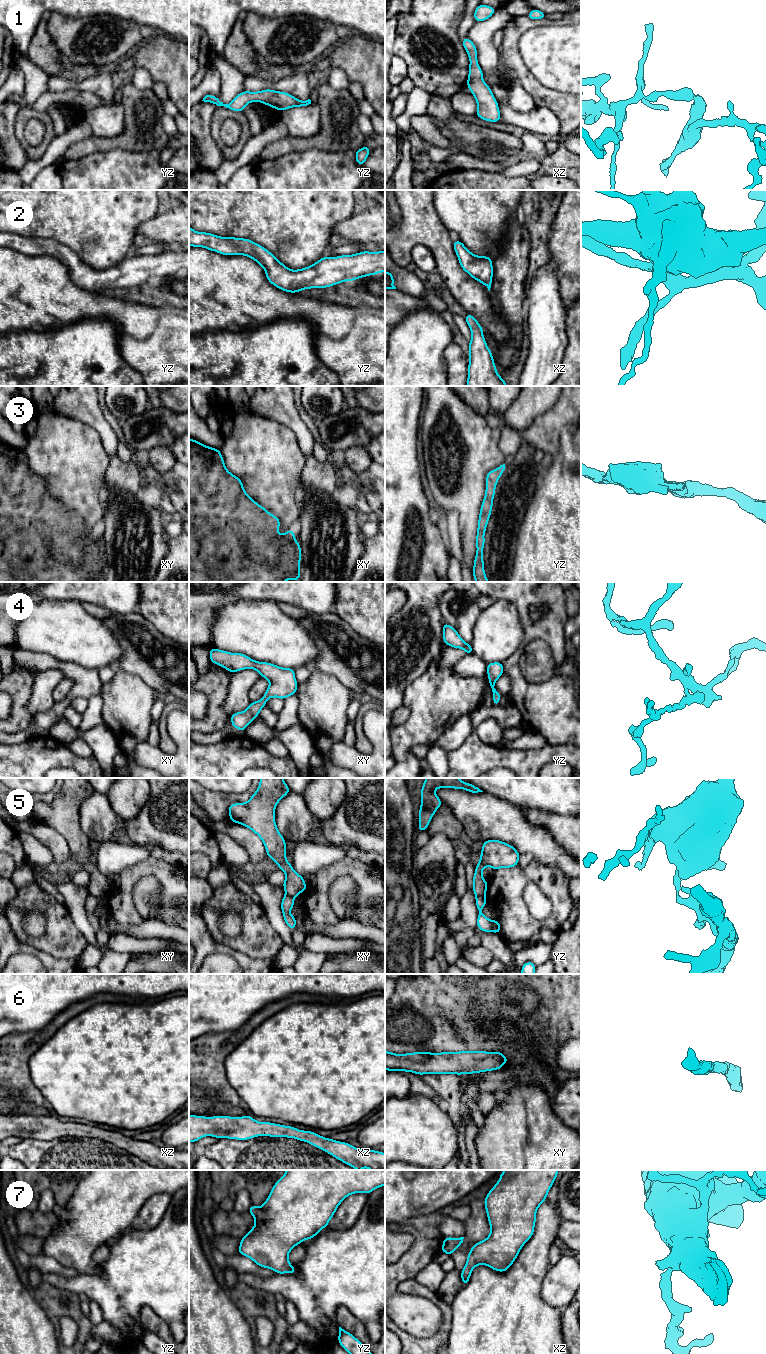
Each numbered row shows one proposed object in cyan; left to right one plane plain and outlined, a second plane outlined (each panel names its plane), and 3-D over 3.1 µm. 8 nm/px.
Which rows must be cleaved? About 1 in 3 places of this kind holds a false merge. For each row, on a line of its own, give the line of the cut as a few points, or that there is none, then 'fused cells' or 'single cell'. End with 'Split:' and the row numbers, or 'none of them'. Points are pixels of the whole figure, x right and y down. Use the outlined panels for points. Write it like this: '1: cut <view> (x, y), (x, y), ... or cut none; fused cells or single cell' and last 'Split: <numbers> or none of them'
1: cut none; single cell
2: cut none; single cell
3: cut none; single cell
4: cut none; single cell
5: cut yz (484, 894), (476, 897); fused cells
6: cut none; single cell
7: cut none; single cell
Split: 5

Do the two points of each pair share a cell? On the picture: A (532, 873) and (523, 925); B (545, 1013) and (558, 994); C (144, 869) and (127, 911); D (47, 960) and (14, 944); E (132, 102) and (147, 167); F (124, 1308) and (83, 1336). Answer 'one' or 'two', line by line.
A: one
B: one
C: one
D: one
E: two
F: two

